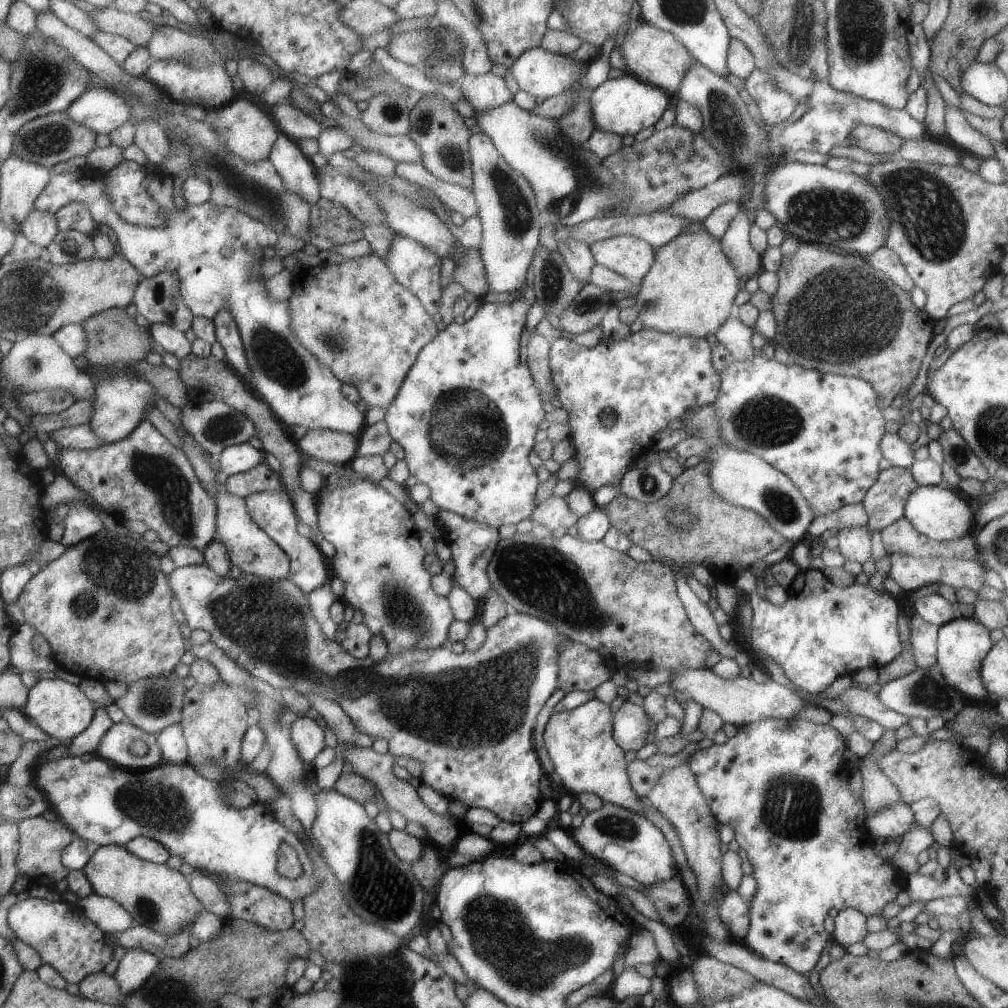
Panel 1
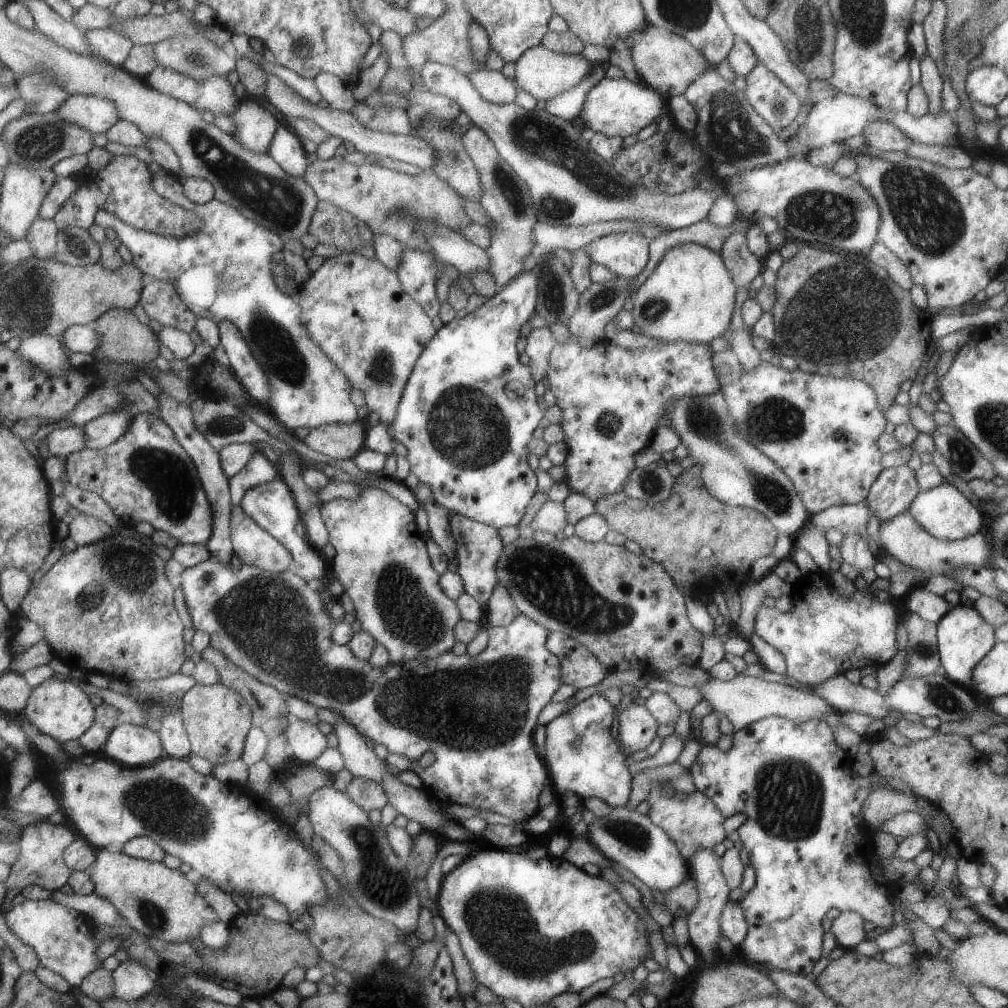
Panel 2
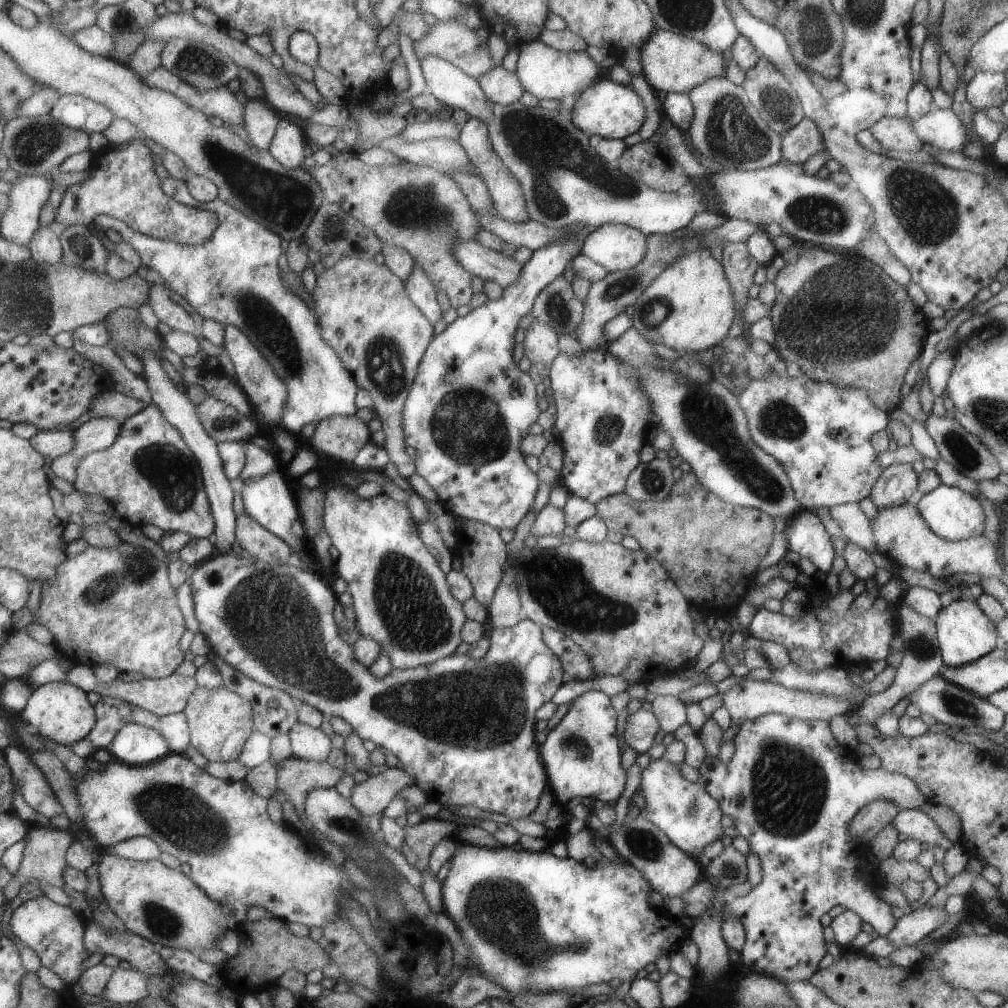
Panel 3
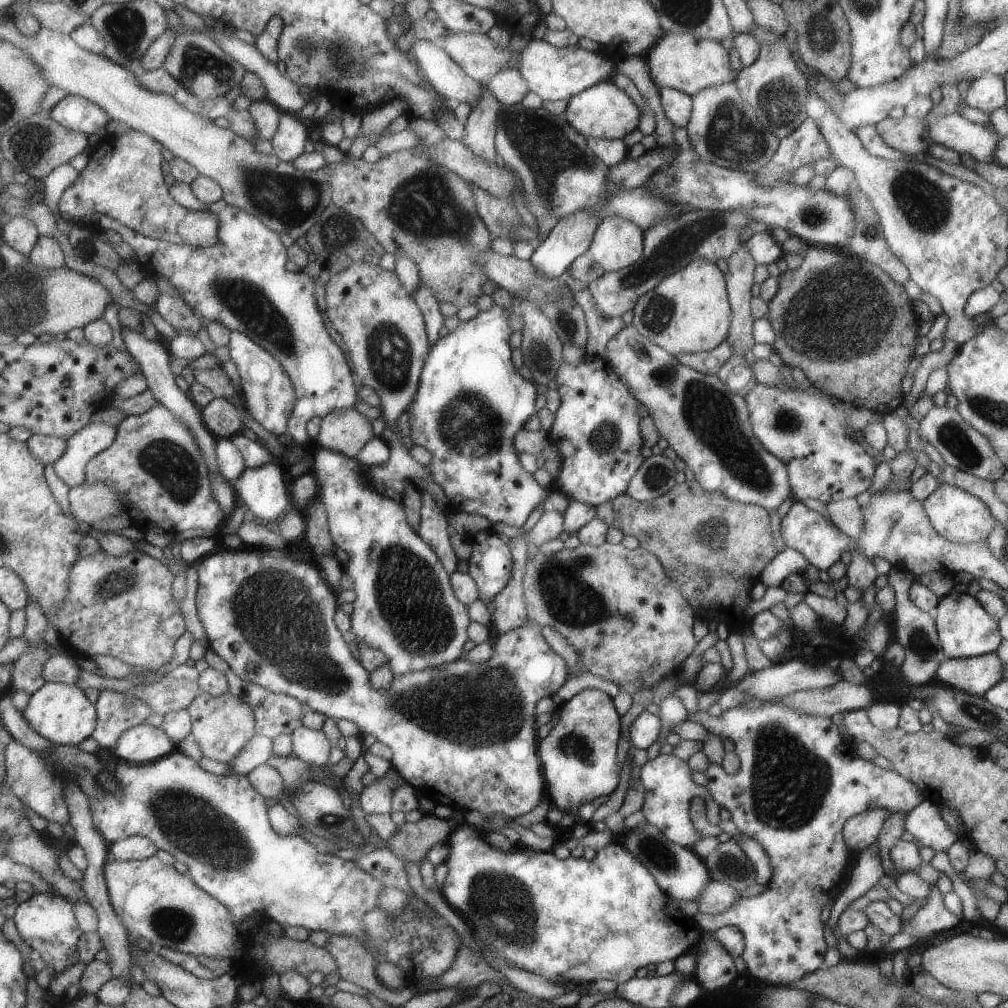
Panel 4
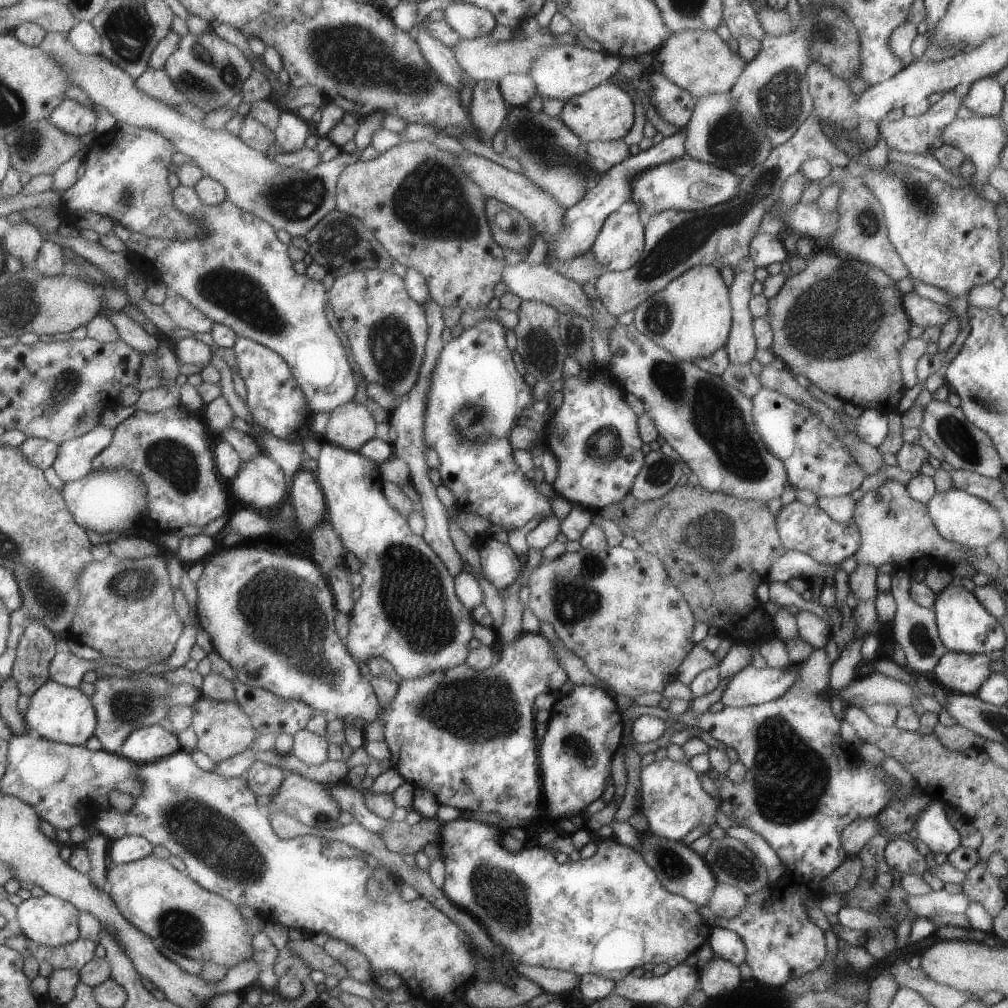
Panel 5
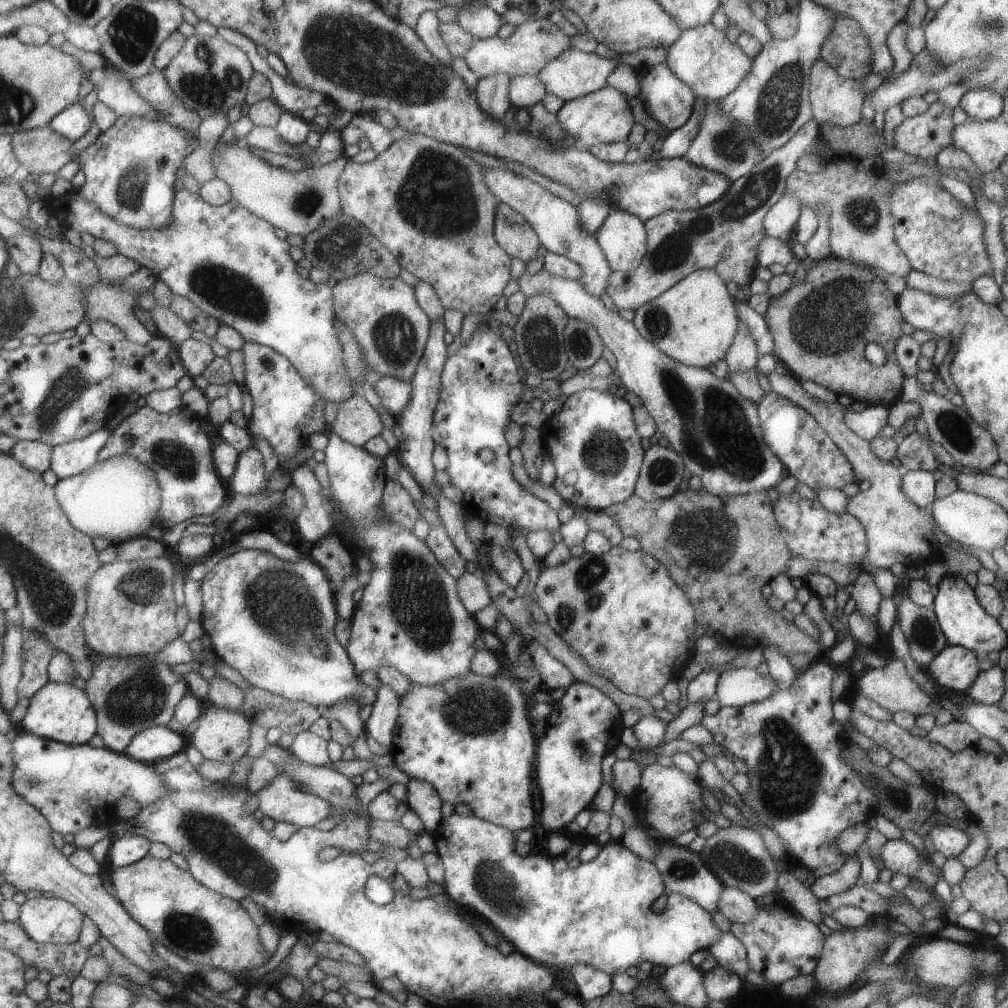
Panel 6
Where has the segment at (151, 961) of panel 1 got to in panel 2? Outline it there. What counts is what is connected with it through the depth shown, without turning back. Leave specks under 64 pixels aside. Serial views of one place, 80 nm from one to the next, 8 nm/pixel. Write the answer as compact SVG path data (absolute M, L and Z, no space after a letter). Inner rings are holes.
M131 958L121 963L113 972L116 998L127 1001L130 1005L149 995L157 985L157 978L150 970Z

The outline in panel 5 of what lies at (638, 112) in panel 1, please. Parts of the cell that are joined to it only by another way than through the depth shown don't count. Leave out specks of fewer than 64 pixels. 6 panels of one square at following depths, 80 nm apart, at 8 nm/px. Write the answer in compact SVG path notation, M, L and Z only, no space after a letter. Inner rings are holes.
M605 81L591 90L566 100L557 118L578 136L584 146L591 141L622 139L632 127L635 113L632 98L613 82Z

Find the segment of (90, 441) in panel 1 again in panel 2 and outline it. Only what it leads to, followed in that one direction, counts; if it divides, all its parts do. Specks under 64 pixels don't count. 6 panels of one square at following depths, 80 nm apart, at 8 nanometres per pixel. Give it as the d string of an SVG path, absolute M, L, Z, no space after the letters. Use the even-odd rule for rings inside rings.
M77 426L66 429L58 429L38 441L33 441L41 452L47 455L55 455L59 458L67 458L73 453L86 448L85 433Z

